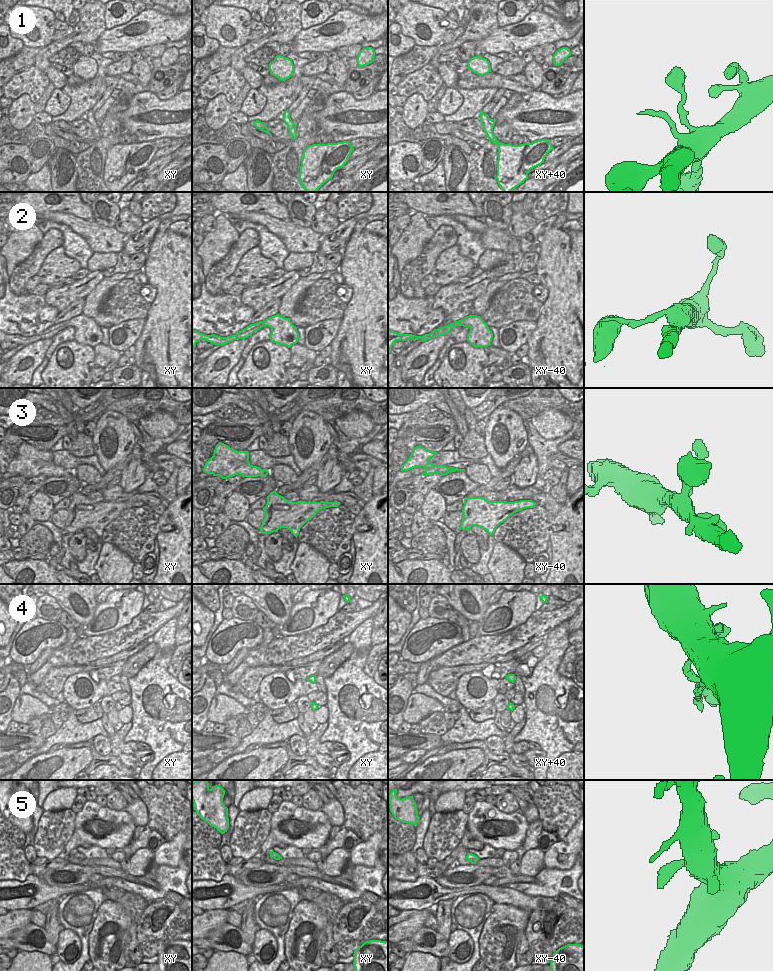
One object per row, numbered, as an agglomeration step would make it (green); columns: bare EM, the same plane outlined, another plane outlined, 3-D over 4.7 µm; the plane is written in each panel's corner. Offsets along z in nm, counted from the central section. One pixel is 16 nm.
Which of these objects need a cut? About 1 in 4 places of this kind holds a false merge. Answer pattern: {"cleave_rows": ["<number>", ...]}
{"cleave_rows": ["4"]}

